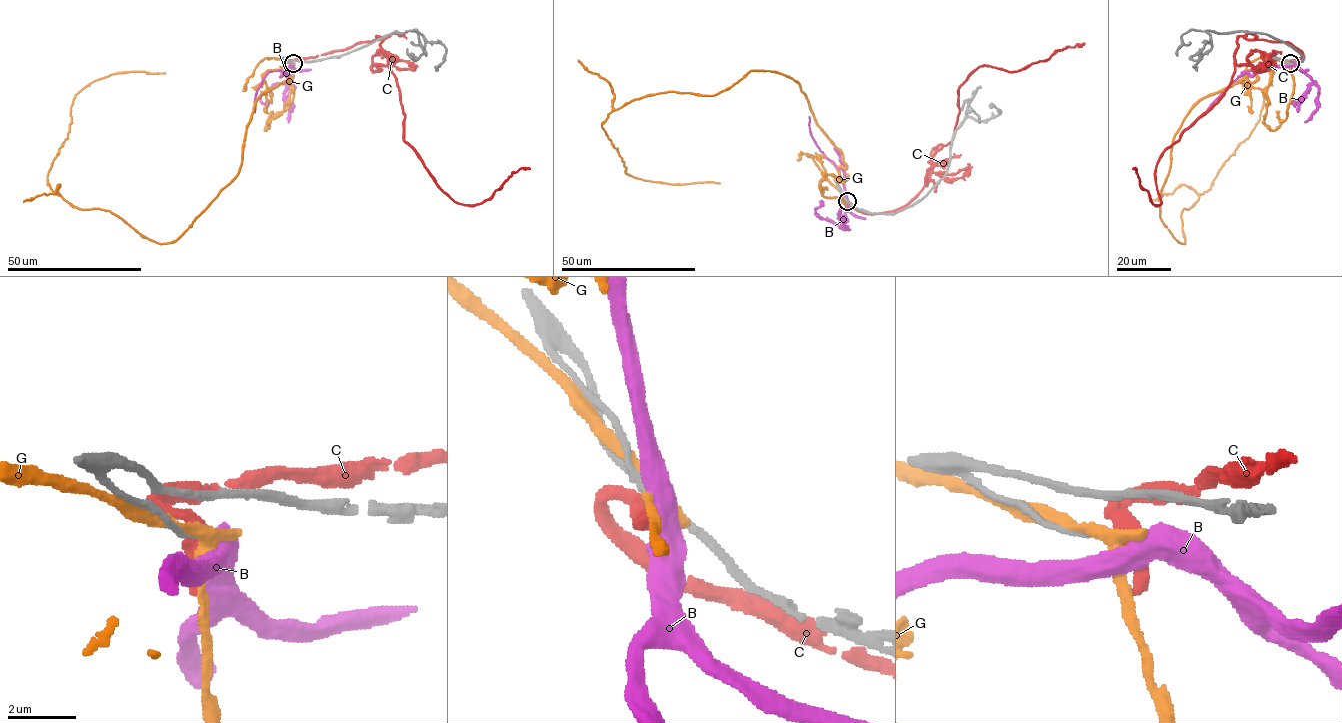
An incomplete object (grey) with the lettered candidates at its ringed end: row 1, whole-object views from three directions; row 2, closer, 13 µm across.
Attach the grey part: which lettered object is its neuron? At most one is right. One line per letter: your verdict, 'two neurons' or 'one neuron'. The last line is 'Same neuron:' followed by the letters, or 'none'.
B: two neurons
C: two neurons
G: two neurons
Same neuron: none

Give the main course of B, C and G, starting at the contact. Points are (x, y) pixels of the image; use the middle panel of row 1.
B: (847, 201), (843, 172), (824, 154), (812, 136), (809, 116)
C: (846, 200), (870, 214), (912, 199), (931, 153), (952, 140), (958, 89), (977, 67), (1021, 70), (1084, 43)
G: (845, 198), (819, 184), (848, 176), (841, 151), (777, 72), (648, 94), (602, 123), (628, 174), (719, 183)

